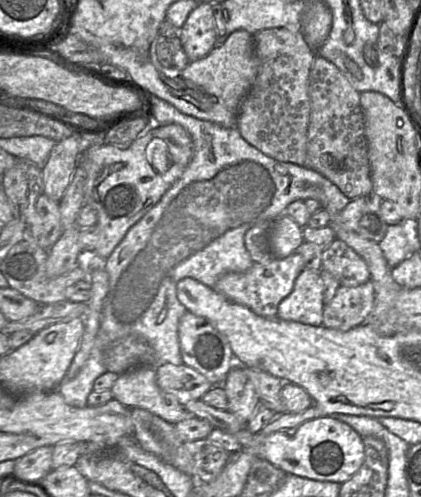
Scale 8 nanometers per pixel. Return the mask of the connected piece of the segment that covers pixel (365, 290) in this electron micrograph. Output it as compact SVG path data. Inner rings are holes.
M370 280L355 286L339 286L332 300L324 306L322 325L347 331L363 324L375 303L375 291Z

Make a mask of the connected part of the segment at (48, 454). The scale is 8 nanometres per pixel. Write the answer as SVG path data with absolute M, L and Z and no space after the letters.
M41 446L16 459L10 474L29 480L43 479L51 470L54 446Z

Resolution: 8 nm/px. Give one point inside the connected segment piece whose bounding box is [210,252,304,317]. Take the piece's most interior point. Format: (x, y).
(260, 288)

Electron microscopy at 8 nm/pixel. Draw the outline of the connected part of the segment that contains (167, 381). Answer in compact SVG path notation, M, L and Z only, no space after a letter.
M164 363L156 365L155 370L158 386L165 393L174 395L182 405L191 400L201 399L215 386L204 375L184 363Z

